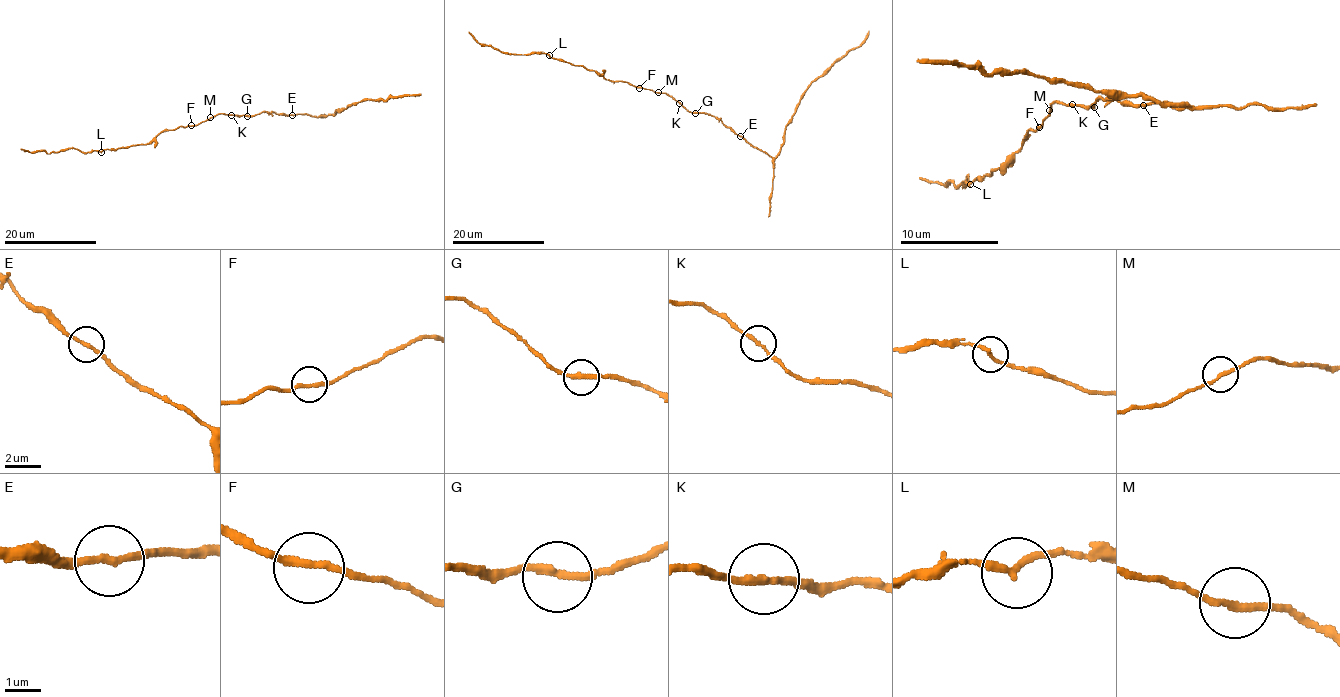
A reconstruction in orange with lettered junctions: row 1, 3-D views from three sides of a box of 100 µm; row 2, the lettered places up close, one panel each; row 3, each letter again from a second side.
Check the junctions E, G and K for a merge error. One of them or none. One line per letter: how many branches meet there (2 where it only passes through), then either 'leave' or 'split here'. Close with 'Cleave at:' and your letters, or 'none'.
E: 2 | leave
G: 2 | leave
K: 2 | leave
Cleave at: none

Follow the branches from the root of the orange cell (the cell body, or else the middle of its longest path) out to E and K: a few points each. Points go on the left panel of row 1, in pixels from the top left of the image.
E: (247, 115), (264, 111), (292, 115)
K: (247, 115), (231, 115)

